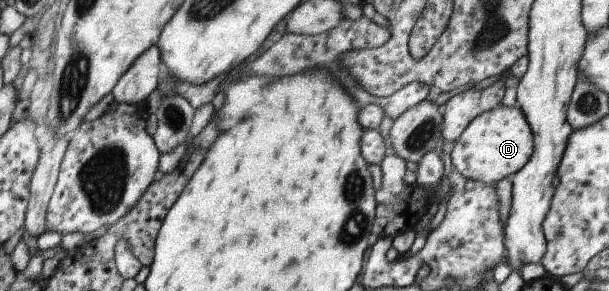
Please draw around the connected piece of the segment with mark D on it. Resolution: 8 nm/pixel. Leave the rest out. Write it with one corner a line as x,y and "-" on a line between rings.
502,103
492,110
483,112
473,118
462,134
454,142
451,150
451,161
454,168
460,172
465,179
474,180
477,184
497,184
500,180
511,177
520,172
534,154
534,140
532,130
521,109
507,107

